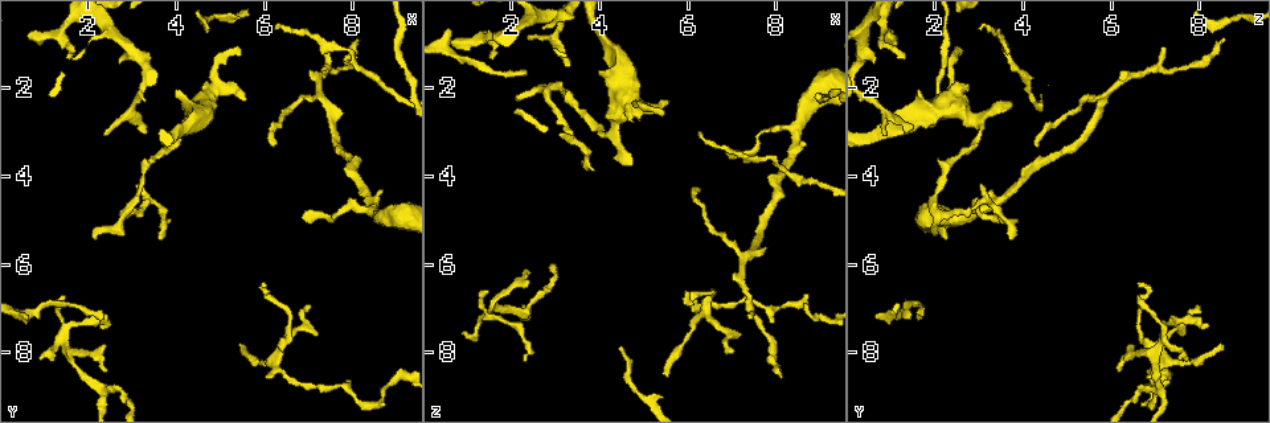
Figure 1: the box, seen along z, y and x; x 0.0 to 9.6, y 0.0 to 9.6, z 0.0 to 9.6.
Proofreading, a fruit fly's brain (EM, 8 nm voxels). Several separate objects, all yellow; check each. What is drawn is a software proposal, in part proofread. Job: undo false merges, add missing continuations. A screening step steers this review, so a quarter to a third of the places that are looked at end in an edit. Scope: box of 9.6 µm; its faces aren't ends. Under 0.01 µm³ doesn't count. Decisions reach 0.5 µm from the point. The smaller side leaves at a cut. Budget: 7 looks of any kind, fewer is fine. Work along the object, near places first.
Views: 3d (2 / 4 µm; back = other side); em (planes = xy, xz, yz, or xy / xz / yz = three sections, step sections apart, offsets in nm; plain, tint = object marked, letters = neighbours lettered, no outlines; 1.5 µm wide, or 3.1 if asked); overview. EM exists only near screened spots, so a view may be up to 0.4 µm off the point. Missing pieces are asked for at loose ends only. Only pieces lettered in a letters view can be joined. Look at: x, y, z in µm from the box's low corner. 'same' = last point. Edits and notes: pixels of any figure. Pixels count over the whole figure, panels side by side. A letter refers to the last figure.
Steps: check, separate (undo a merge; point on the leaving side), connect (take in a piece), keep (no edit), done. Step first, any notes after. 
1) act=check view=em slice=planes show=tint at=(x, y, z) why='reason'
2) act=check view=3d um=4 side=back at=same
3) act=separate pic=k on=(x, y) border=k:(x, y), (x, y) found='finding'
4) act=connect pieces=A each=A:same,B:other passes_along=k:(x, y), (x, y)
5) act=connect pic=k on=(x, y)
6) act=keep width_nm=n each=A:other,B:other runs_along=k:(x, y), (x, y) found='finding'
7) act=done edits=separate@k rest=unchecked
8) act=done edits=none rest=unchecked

act=check view=em slice=xz step=8 show=letters at=(5.55, 7.80, 8.55) why='tapers out'

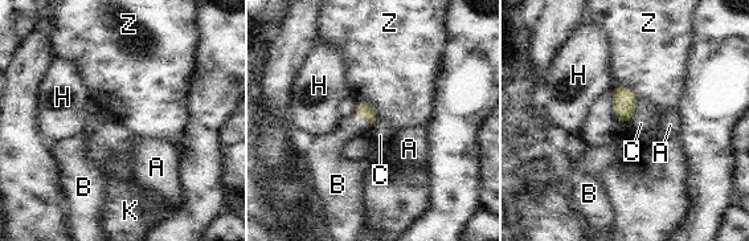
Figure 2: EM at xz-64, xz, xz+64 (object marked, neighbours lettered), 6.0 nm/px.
act=check view=em slice=planes show=letters at=same

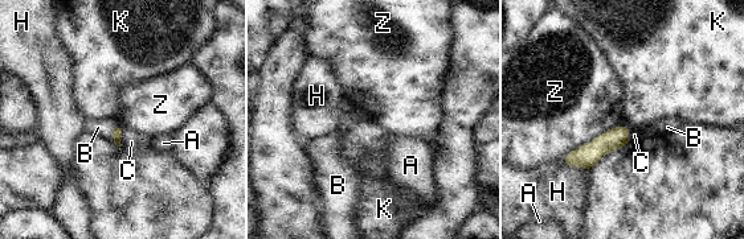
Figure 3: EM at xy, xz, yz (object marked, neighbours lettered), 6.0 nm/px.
act=connect pic=3 on=(98, 127) each=A:other,B:same,C:other,H:other,K:other,Z:other passes_along=3:(117, 131), (113, 132), (98, 127) found='it goes on there'

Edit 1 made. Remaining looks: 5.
act=check view=em slice=planes show=letters at=(8.15, 0.85, 8.55) why='branch stops here'

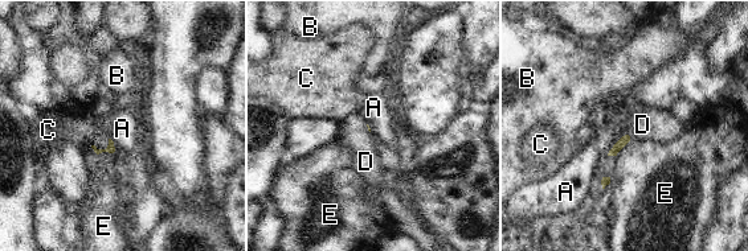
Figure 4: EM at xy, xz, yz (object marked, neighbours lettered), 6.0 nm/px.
act=connect pic=4 on=(101, 140) each=A:other,B:other,C:other,D:same,E:other passes_along=4:(111, 148), (103, 149), (101, 140) found='it goes on there'

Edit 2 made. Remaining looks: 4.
act=done edits=connect@3,connect@4 rest=unchecked

